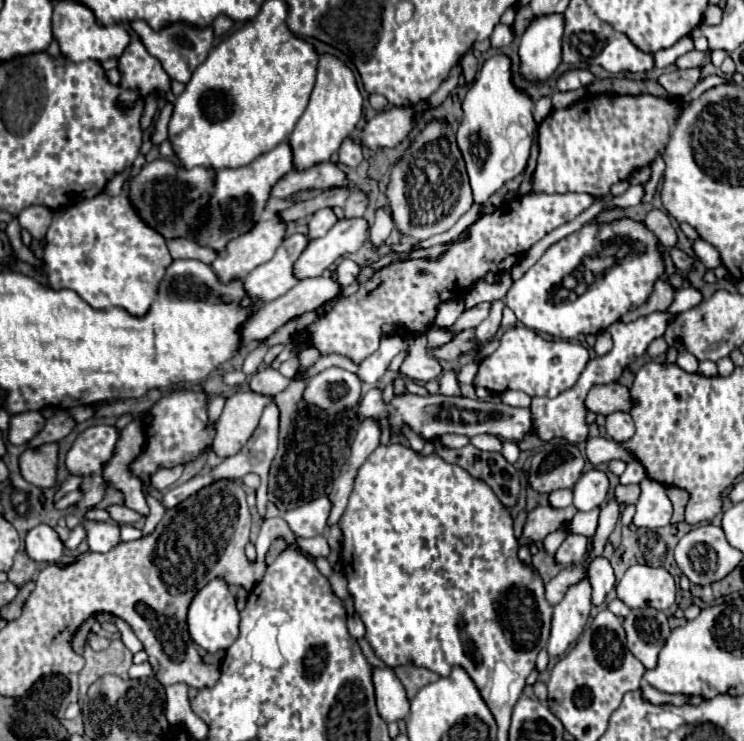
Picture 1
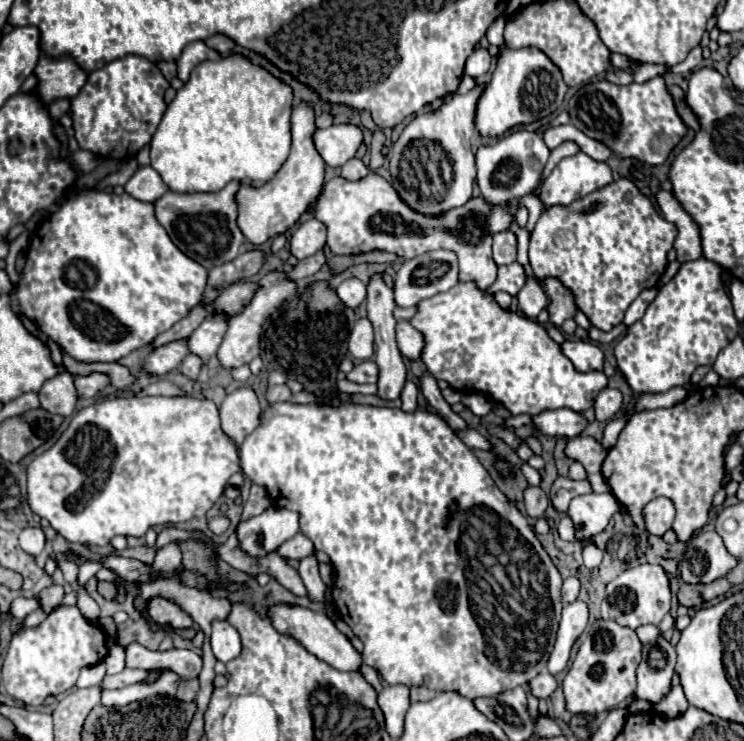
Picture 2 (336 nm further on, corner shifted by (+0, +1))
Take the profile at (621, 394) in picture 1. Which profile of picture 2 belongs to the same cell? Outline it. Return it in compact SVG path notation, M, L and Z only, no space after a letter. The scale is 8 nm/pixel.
M457 284L449 292L419 302L417 308L419 310L411 318L411 324L425 336L427 346L421 360L429 372L437 380L447 380L455 390L477 390L491 394L491 398L501 402L511 414L539 414L541 410L555 408L571 408L581 414L589 410L595 396L607 388L607 376L603 372L577 372L571 360L559 352L559 344L547 336L543 326L521 314L511 314L499 308L493 298L485 296L485 292L475 288L475 284Z

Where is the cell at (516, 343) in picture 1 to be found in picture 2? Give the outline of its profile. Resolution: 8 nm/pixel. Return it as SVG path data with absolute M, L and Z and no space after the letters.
M565 340L561 344L561 352L573 362L575 370L579 372L591 372L603 368L603 352L591 342Z

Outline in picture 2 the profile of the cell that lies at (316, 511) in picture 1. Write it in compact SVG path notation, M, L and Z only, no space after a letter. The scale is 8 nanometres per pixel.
M271 506L263 514L237 524L241 548L251 556L273 552L281 542L299 532L299 514L287 508Z

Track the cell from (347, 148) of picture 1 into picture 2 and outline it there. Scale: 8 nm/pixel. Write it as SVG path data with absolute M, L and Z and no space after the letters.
M351 158L347 164L341 166L341 176L347 180L359 180L367 174L369 174L369 168L359 158Z

